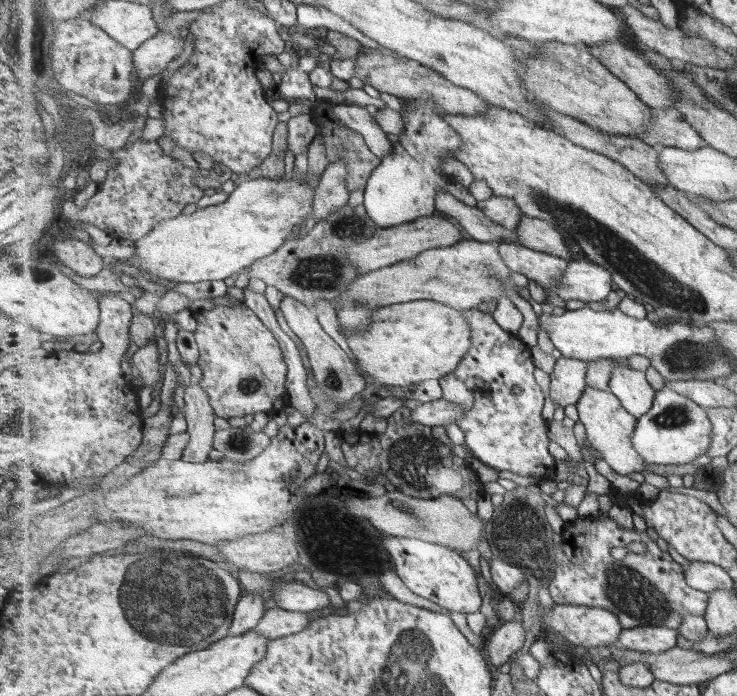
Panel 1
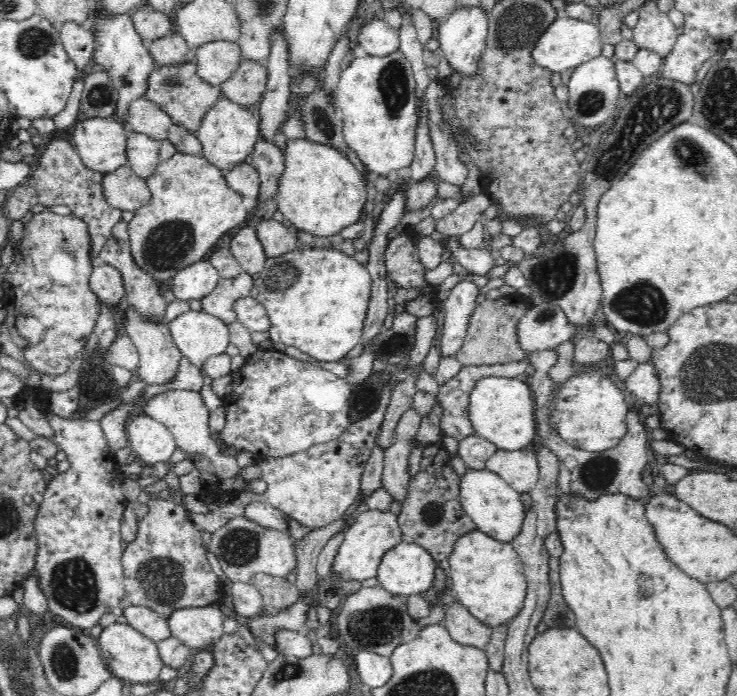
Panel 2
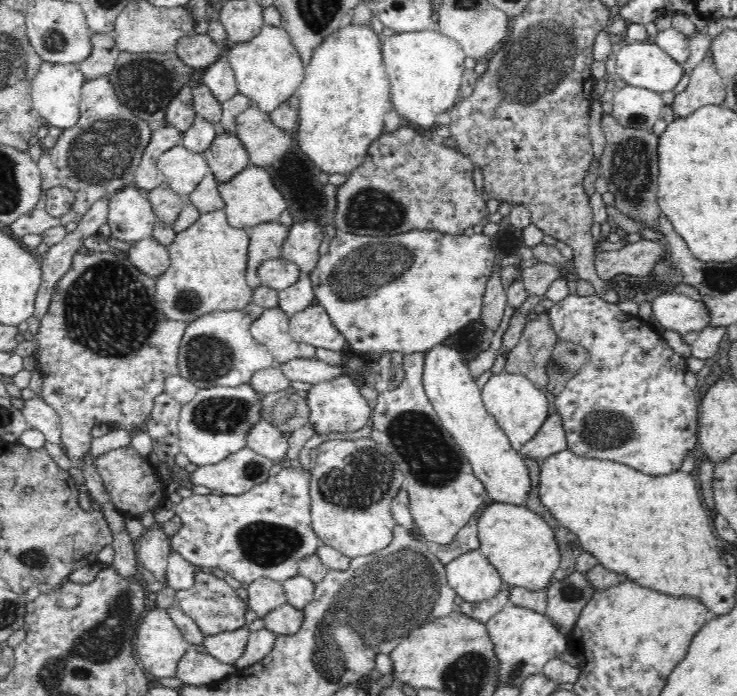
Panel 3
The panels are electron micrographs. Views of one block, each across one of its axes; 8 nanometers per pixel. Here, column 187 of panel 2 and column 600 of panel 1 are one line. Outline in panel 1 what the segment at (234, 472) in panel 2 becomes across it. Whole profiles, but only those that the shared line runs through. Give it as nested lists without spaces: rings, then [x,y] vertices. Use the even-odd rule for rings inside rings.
[[[587,387],[581,395],[581,400],[575,404],[579,422],[586,430],[588,442],[601,454],[602,464],[609,464],[610,467],[619,475],[627,475],[629,472],[643,472],[649,462],[641,458],[633,444],[633,433],[638,419],[632,416],[620,402],[619,397],[615,396],[610,390],[604,391],[598,388]]]

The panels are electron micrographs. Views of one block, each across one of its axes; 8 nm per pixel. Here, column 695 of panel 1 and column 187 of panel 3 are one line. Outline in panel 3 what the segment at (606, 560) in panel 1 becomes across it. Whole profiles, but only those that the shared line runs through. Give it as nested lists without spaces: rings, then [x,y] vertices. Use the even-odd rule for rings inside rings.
[[[194,572],[194,584],[190,588],[175,591],[176,604],[196,621],[202,634],[212,636],[218,632],[232,632],[244,627],[244,615],[247,611],[247,601],[238,597],[236,590],[222,578],[212,573]]]

